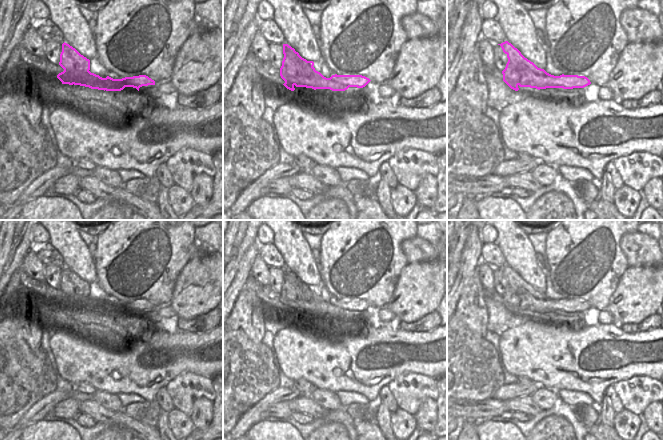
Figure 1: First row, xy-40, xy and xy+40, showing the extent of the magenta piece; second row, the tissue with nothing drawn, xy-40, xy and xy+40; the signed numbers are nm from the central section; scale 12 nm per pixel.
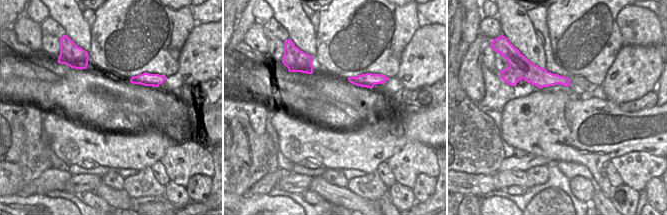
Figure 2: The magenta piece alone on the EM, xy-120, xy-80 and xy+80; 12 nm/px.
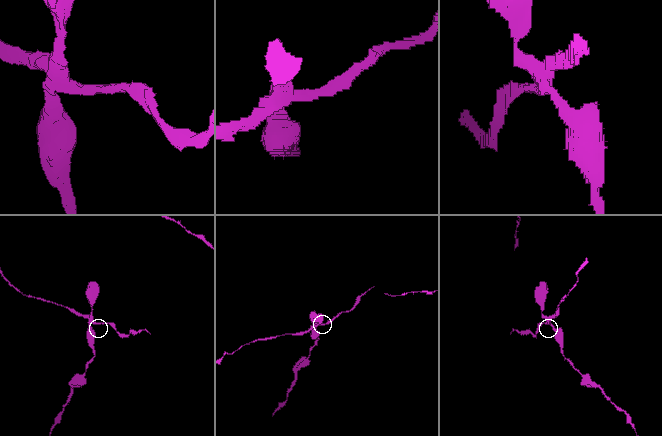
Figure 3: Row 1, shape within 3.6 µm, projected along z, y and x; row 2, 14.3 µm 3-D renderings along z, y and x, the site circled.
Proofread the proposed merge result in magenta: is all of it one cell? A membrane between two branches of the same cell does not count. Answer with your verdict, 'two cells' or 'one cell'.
two cells

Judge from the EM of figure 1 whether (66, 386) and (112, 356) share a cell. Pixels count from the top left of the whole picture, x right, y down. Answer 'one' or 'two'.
two

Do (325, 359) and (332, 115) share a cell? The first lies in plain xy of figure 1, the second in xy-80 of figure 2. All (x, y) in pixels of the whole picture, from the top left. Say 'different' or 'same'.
different

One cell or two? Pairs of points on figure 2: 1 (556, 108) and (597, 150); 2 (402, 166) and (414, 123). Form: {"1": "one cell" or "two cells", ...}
{"1": "one cell", "2": "two cells"}

